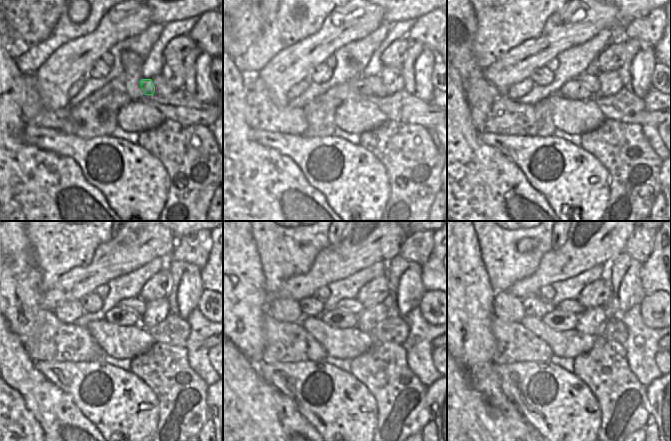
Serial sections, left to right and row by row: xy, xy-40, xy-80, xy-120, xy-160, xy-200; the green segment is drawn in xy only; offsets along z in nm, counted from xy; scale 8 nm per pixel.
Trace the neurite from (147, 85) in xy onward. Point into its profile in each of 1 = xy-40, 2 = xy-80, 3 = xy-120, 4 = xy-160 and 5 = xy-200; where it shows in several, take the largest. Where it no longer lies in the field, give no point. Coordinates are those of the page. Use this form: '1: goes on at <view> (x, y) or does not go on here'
1: goes on at xy-40 (357, 82)
2: goes on at xy-80 (573, 90)
3: goes on at xy-120 (117, 316)
4: goes on at xy-160 (338, 319)
5: goes on at xy-200 (559, 320)

